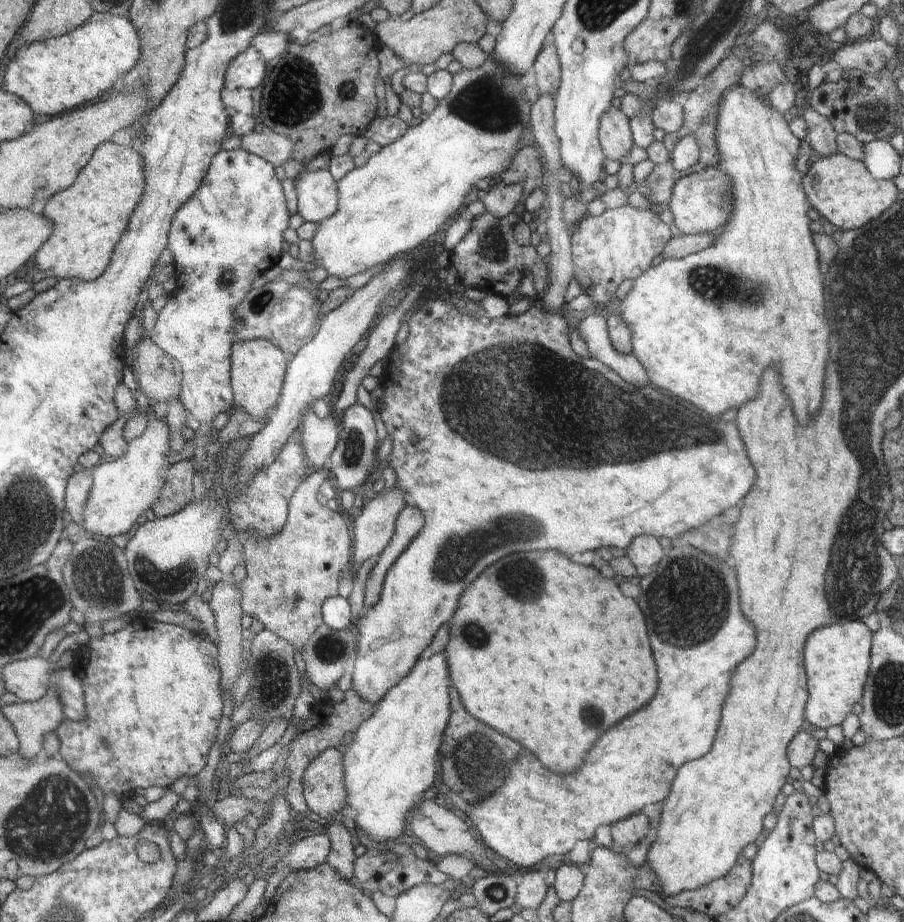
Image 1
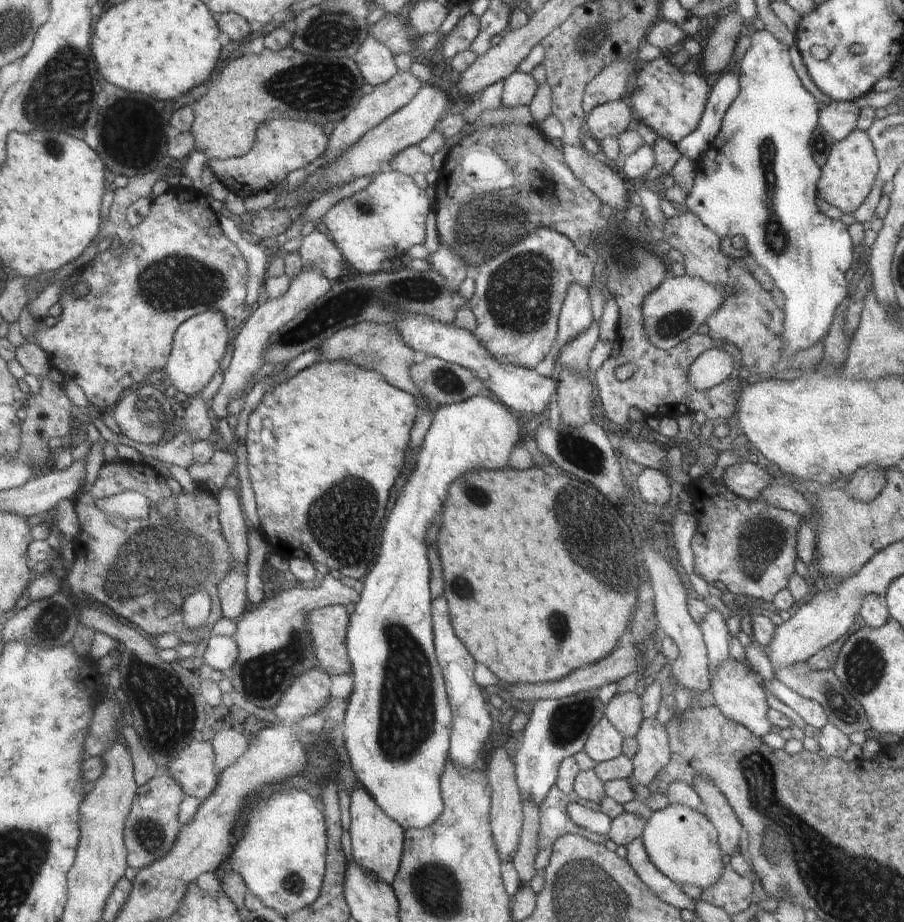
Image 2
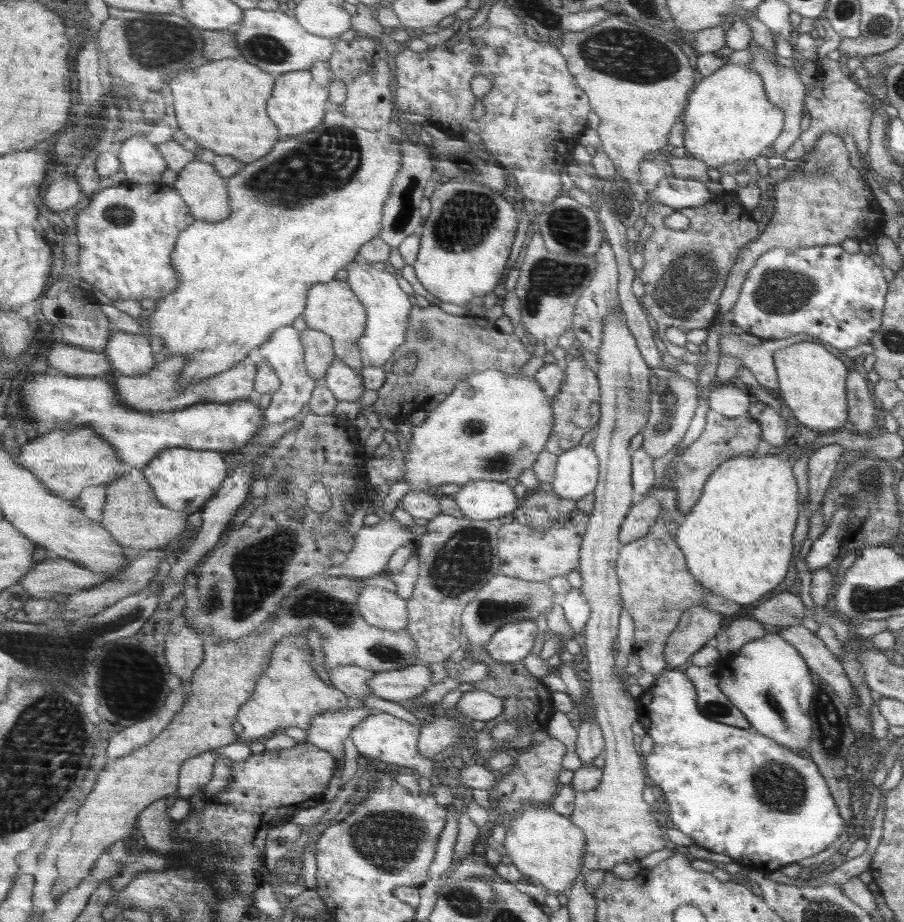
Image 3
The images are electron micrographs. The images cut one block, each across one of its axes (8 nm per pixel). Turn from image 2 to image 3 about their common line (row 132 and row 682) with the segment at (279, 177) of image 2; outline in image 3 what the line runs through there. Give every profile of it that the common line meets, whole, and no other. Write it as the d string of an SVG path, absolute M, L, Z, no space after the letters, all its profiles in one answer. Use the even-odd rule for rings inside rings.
M294 633L285 636L272 650L272 661L264 668L264 674L257 680L256 687L248 702L244 704L239 712L238 721L242 723L243 732L240 740L244 744L256 740L264 740L274 732L283 731L289 726L297 726L302 729L309 729L311 720L324 711L333 711L349 705L347 696L336 687L326 684L314 671L308 639L304 635Z

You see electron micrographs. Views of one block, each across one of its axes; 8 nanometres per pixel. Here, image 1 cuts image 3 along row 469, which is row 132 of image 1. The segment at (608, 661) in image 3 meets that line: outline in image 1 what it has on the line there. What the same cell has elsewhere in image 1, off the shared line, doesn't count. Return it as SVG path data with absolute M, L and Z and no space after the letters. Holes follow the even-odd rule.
M610 108L601 116L601 143L605 158L622 160L634 145L630 121L618 108Z

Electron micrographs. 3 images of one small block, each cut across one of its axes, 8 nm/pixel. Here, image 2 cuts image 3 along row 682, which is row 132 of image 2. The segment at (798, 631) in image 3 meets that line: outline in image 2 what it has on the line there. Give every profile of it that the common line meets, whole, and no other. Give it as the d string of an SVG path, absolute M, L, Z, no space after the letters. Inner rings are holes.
M832 101L822 107L819 124L835 141L844 140L854 129L861 108L855 101Z

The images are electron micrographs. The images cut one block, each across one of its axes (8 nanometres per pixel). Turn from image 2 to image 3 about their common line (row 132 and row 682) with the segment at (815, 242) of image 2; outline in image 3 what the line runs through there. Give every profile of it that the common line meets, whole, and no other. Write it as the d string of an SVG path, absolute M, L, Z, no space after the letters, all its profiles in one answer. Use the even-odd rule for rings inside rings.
M777 633L766 634L762 638L743 644L735 653L724 654L715 666L720 676L721 691L745 713L756 732L768 736L791 751L798 752L807 749L808 741L812 737L812 721L809 715L812 675L808 662L793 644Z

